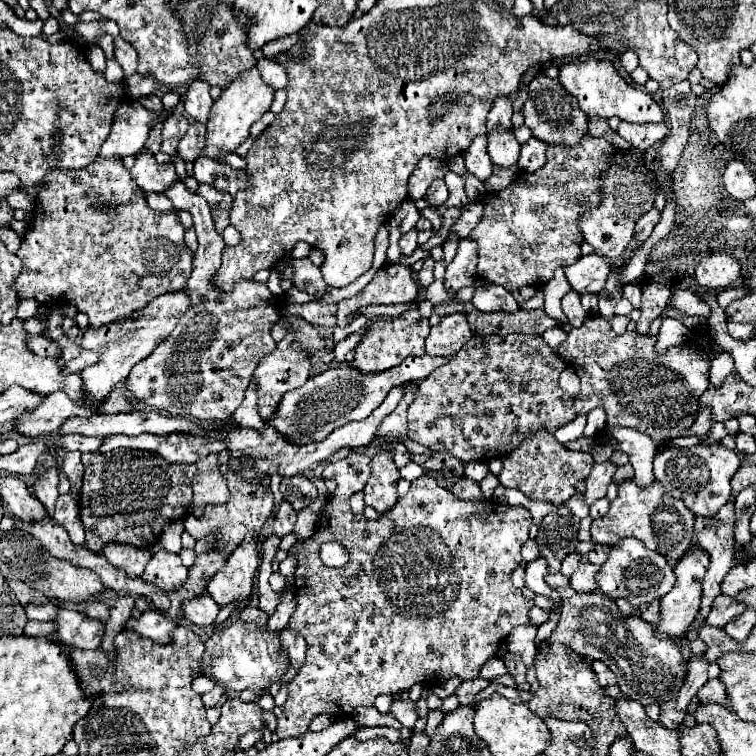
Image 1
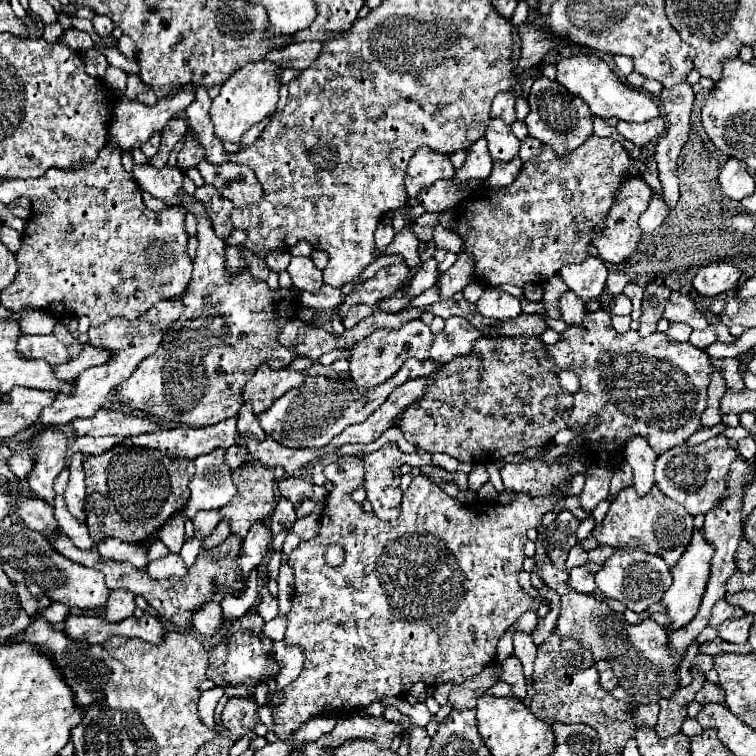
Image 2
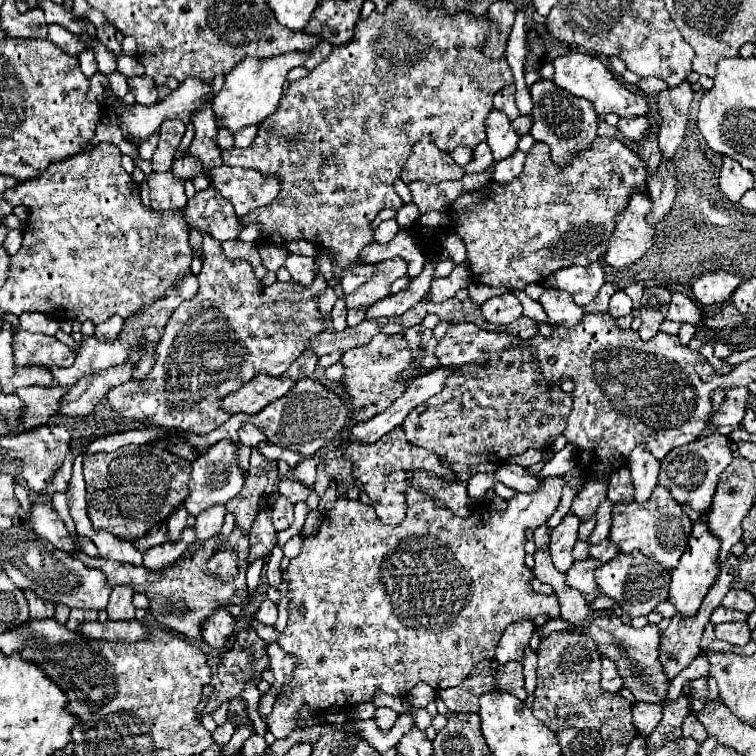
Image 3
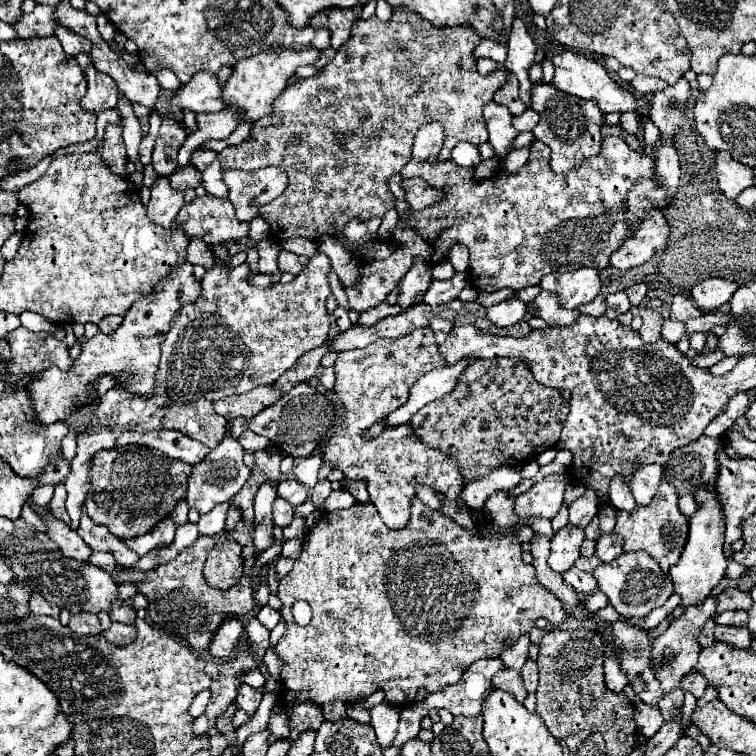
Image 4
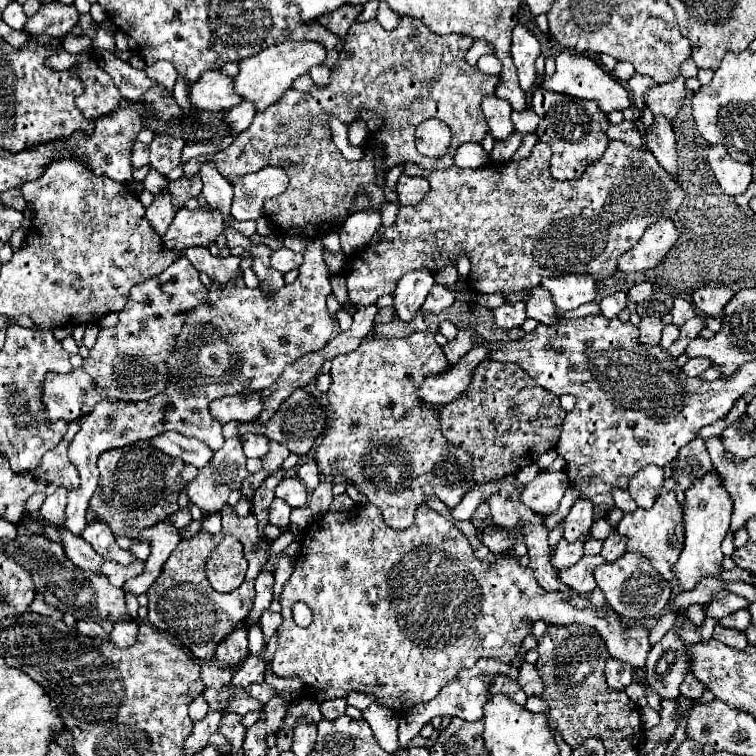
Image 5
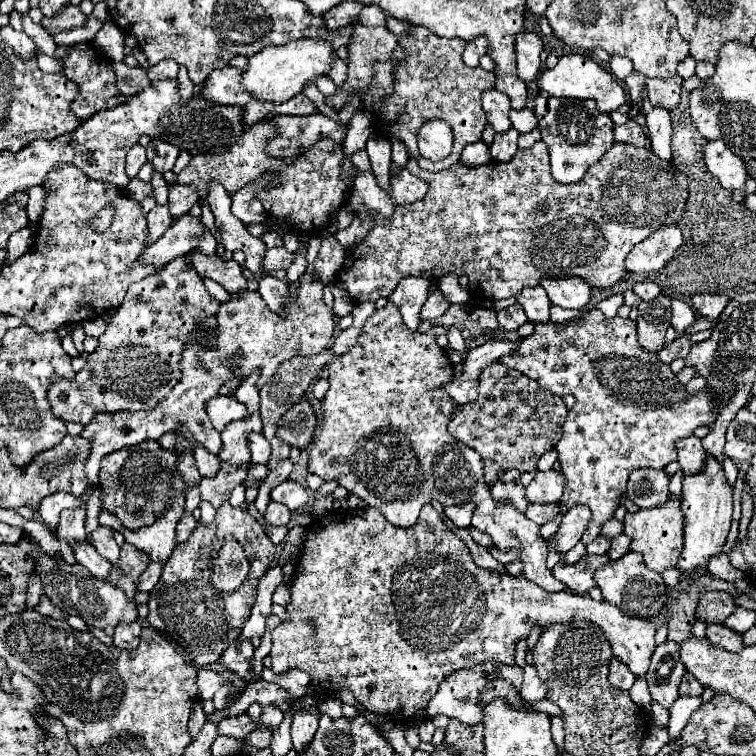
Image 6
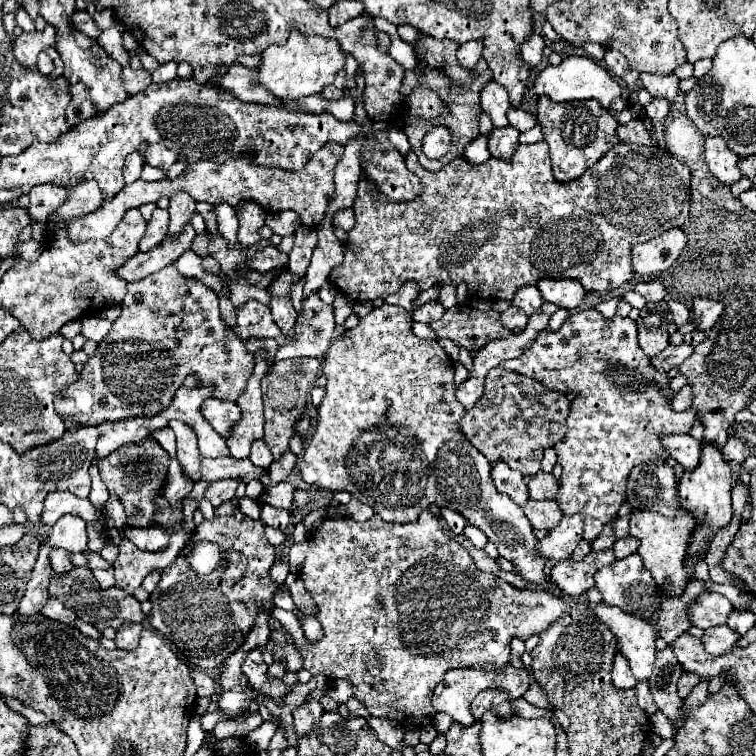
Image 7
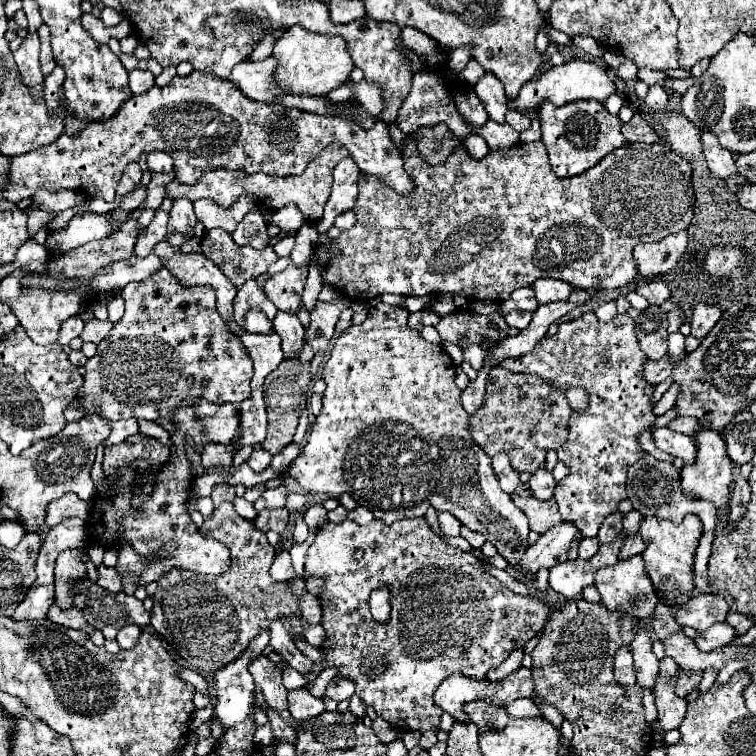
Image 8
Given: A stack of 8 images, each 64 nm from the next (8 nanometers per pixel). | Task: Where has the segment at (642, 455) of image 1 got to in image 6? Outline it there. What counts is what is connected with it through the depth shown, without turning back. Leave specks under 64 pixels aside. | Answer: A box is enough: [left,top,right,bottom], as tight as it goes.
[626,468,668,508]

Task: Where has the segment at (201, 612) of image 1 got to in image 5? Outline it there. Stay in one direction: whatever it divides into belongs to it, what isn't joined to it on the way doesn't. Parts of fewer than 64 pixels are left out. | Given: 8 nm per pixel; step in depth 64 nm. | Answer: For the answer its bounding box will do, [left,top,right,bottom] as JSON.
[214,626,248,666]

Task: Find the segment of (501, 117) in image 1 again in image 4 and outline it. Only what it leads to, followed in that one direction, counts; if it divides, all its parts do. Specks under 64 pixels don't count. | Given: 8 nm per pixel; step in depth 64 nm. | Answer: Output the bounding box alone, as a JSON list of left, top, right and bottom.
[494,74,526,116]

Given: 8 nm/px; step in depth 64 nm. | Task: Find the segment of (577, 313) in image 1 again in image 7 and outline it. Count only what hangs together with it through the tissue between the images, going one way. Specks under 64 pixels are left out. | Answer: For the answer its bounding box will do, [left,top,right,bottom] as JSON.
[512,286,544,316]

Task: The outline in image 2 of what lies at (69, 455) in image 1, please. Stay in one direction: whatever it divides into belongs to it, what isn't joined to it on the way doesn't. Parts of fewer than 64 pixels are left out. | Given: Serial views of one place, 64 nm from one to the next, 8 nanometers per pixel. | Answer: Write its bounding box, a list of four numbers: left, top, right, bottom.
[64,452,86,522]

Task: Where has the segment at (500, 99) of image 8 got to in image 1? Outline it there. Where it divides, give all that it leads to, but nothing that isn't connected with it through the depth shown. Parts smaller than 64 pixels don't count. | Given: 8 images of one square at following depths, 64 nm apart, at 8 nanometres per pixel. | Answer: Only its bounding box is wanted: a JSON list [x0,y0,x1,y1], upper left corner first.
[488,130,520,168]

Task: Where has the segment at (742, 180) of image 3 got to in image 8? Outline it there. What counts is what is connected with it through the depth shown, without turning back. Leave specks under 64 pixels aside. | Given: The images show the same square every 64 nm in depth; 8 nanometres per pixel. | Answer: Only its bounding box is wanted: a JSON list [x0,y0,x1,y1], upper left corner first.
[702,132,736,178]

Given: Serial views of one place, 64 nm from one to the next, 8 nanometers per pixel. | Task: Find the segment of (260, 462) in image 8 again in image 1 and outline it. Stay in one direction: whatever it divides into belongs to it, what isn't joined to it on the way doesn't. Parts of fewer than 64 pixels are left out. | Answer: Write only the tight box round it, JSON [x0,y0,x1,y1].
[232,380,266,430]

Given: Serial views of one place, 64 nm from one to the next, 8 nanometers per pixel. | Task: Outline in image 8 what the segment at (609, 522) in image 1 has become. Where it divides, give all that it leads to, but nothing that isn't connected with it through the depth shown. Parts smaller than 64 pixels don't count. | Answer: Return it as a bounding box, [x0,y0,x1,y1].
[636,514,702,606]

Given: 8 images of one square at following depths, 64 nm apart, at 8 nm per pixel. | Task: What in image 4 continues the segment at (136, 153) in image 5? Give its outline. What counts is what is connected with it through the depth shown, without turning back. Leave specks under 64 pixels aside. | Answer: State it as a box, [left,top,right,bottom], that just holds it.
[140,130,158,164]

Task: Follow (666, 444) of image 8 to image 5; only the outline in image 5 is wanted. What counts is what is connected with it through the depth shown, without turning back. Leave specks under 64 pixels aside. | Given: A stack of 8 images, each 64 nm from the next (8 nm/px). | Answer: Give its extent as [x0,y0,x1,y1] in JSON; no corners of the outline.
[670,436,712,492]

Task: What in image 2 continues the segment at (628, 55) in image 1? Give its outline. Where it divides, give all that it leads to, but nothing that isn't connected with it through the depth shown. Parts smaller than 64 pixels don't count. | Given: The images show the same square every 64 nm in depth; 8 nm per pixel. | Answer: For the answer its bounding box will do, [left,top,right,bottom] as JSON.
[614,56,634,76]

